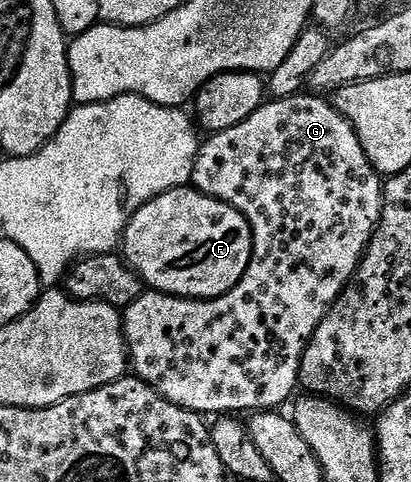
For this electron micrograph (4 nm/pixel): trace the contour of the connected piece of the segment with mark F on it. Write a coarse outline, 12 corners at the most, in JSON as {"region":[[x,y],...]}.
{"region":[[189,185],[145,202],[120,253],[151,291],[236,288],[252,228]]}

